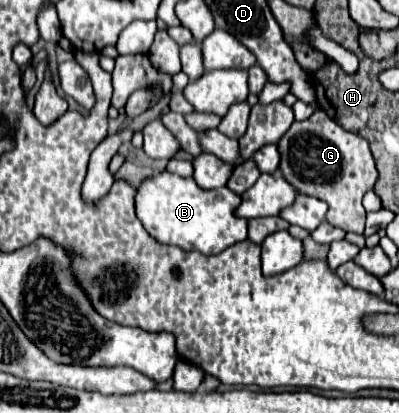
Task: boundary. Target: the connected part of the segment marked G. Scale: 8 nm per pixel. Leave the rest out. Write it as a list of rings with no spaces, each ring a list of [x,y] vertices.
[[[316,108],[308,120],[294,122],[288,128],[288,132],[278,142],[278,150],[282,176],[300,194],[324,200],[330,206],[328,222],[332,226],[338,226],[344,232],[364,232],[366,210],[362,206],[362,196],[372,190],[378,180],[378,170],[364,138],[344,130],[322,108]]]

